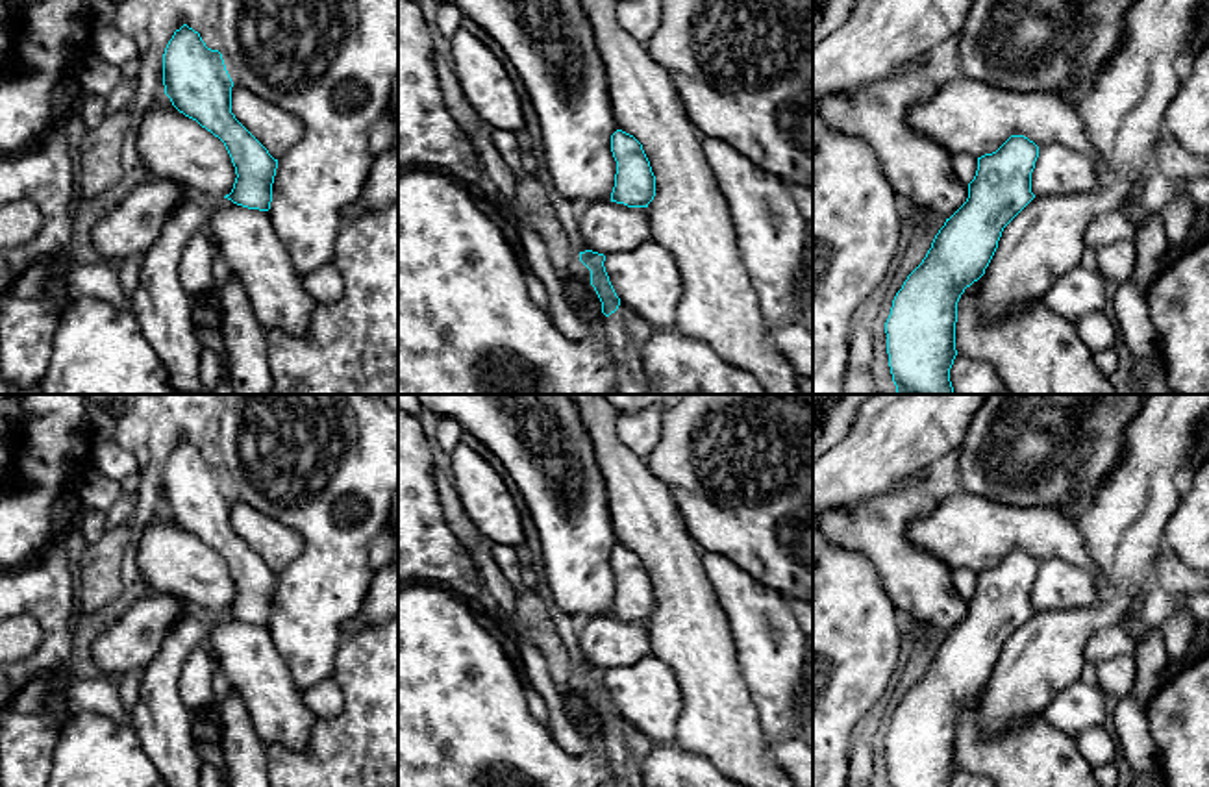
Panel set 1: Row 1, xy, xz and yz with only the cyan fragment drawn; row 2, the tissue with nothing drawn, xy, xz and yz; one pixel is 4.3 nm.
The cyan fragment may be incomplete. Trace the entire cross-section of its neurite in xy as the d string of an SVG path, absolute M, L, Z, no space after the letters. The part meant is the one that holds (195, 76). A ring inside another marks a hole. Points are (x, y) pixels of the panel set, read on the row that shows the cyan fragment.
M183 24L163 54L163 85L172 106L218 137L235 167L235 183L224 198L248 209L268 211L278 169L268 150L231 113L233 81L222 54Z

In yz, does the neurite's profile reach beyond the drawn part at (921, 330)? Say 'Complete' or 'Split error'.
Complete

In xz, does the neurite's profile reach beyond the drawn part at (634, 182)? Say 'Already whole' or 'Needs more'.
Already whole

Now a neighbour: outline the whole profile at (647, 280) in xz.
M648 241L628 252L607 254L604 267L626 307L654 331L674 328L683 280L676 259L663 244Z

